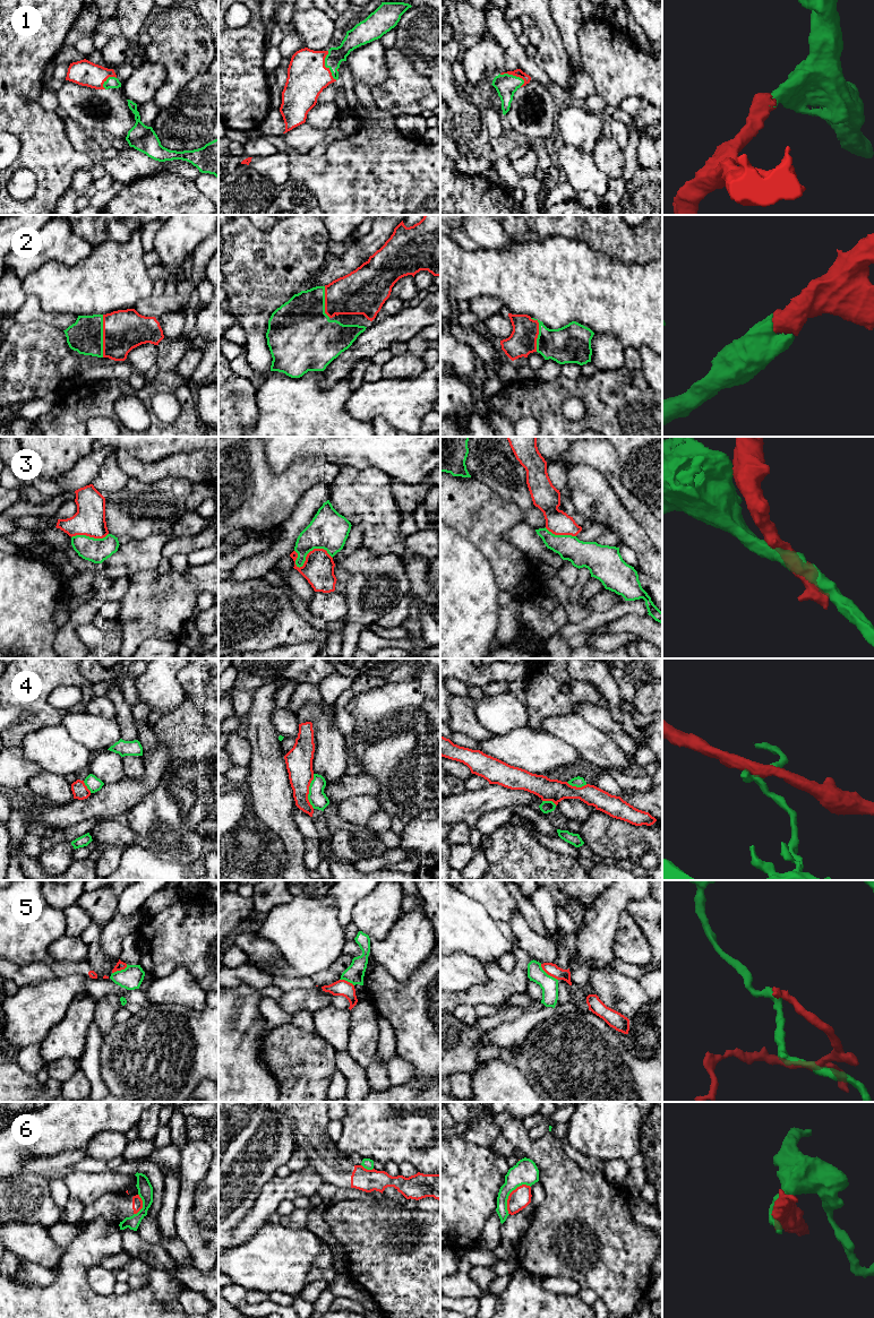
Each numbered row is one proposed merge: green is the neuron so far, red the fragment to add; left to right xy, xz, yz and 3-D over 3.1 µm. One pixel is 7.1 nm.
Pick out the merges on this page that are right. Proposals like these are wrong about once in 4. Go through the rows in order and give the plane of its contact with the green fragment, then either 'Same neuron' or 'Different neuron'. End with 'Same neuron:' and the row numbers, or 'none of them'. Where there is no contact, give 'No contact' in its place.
1: Touches green in xz. Same neuron
2: Touches green in xy. Same neuron
3: Touches green in xz. Different neuron
4: Touches green in xz. Different neuron
5: Touches green in yz. Different neuron
6: Touches green in yz. Different neuron
Same neuron: 1, 2

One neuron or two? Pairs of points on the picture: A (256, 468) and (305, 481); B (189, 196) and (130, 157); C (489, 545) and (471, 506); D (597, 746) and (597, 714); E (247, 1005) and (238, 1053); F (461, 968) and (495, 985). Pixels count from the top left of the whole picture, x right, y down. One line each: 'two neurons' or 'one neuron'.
A: one neuron
B: two neurons
C: one neuron
D: two neurons
E: one neuron
F: two neurons

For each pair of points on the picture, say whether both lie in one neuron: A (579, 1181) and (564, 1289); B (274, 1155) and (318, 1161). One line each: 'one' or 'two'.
A: two
B: two

